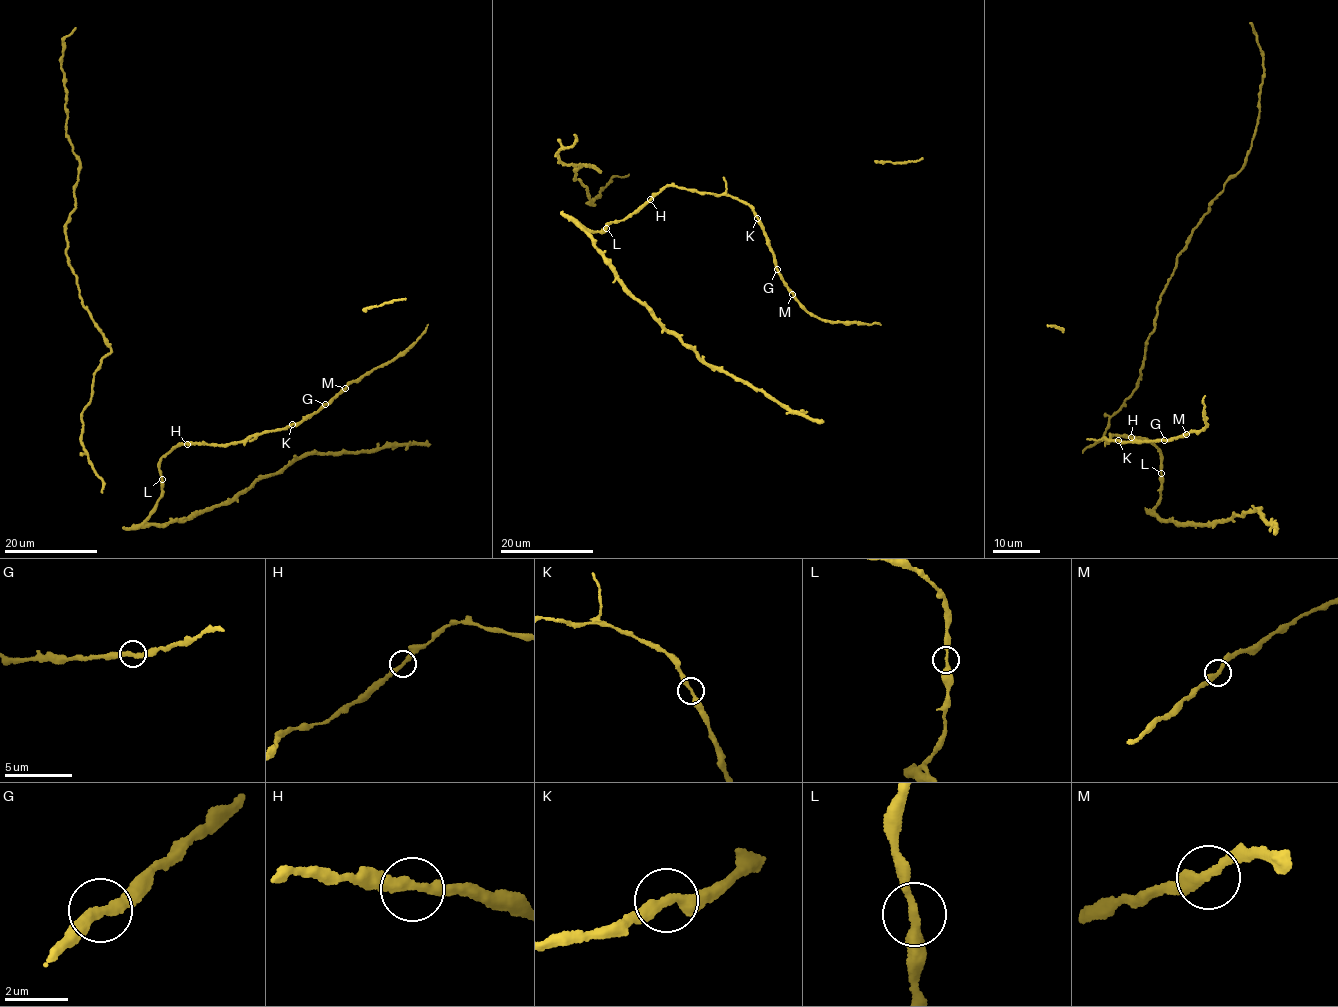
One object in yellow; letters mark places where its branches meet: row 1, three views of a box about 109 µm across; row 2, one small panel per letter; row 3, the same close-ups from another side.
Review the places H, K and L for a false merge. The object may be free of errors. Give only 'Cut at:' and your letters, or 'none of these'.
Cut at: none of these

